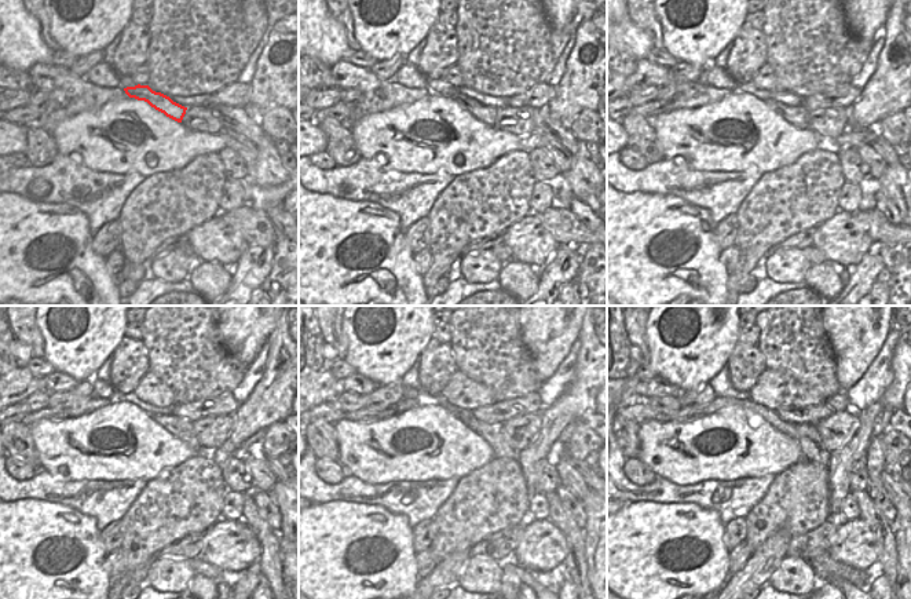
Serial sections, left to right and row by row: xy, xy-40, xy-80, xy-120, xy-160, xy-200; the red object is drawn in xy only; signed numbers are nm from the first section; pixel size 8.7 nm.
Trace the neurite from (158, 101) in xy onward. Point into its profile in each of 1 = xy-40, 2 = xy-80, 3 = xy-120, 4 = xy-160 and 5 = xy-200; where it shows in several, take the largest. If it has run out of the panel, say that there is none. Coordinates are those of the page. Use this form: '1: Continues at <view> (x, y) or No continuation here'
1: Continues at xy-40 (483, 113)
2: Continues at xy-80 (797, 116)
3: Continues at xy-120 (180, 427)
4: Continues at xy-160 (494, 433)
5: Continues at xy-200 (813, 449)

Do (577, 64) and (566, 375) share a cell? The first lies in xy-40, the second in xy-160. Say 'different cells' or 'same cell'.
different cells

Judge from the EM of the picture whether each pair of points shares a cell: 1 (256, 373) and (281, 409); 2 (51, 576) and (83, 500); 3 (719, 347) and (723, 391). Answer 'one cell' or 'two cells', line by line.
1: two cells
2: two cells
3: two cells

